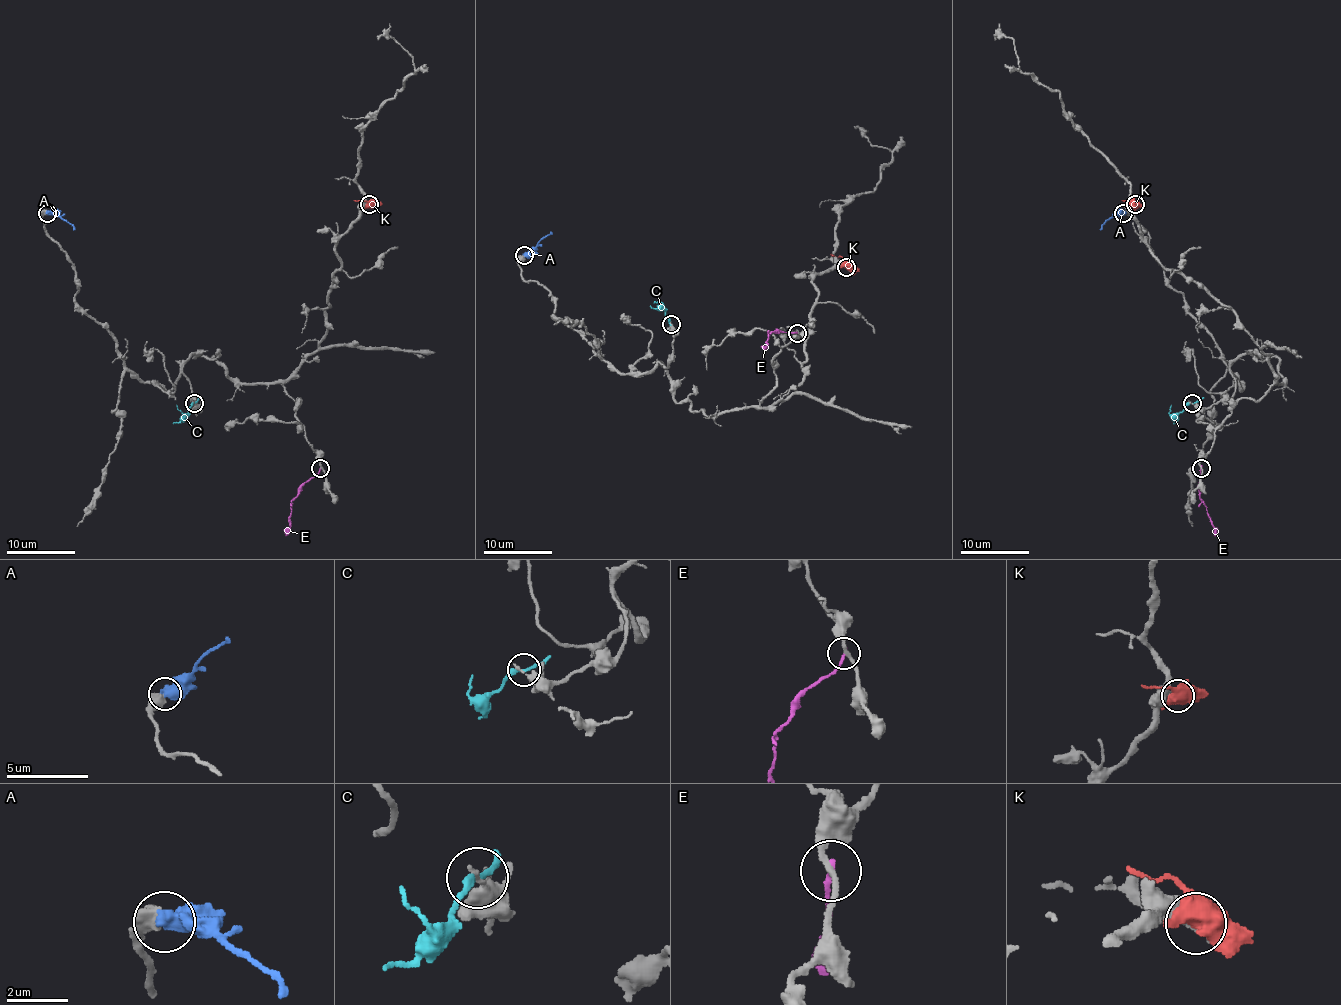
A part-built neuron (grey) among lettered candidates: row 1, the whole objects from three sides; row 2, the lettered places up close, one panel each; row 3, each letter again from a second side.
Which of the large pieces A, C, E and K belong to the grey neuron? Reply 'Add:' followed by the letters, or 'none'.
Add: A

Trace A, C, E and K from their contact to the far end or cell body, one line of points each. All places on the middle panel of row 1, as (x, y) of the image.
A: (525, 255), (551, 233)
C: (671, 324), (661, 303), (654, 303)
E: (797, 332), (773, 332), (762, 348)
K: (847, 267), (840, 257), (831, 253)

